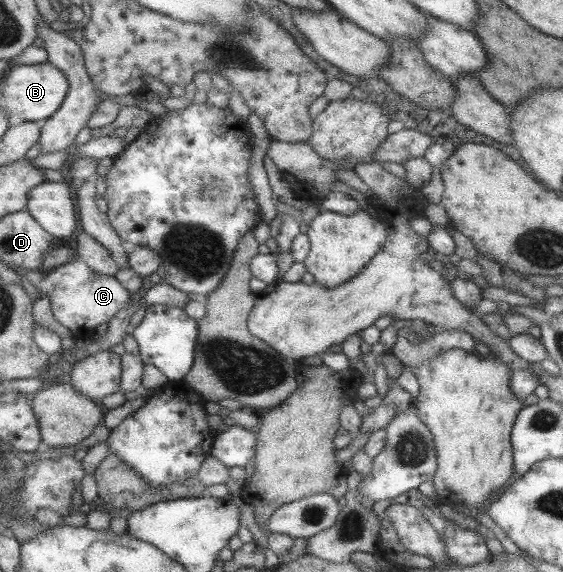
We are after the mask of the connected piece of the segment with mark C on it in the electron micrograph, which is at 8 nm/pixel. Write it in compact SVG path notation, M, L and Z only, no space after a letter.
M77 253L68 262L45 271L41 281L35 286L39 290L38 296L50 297L50 309L54 318L77 337L91 337L98 325L108 322L120 310L126 310L132 302L130 291L115 276L94 272Z

